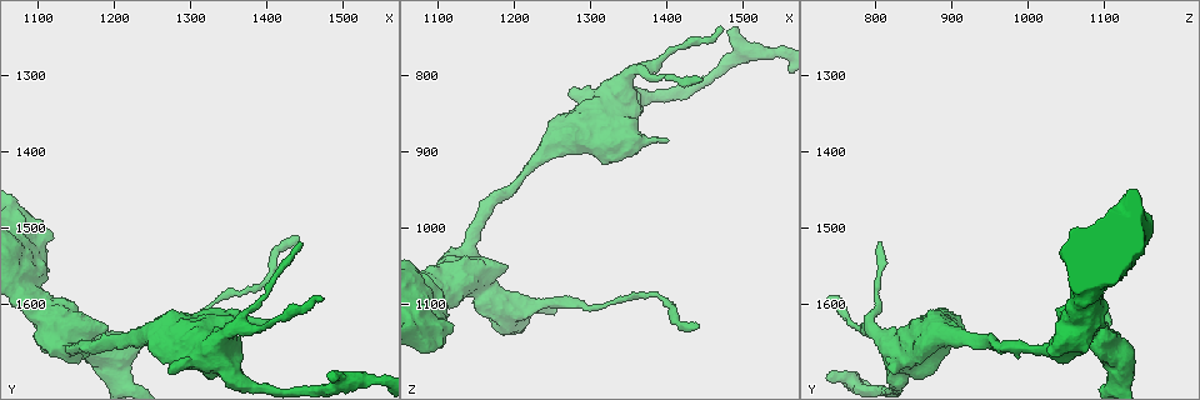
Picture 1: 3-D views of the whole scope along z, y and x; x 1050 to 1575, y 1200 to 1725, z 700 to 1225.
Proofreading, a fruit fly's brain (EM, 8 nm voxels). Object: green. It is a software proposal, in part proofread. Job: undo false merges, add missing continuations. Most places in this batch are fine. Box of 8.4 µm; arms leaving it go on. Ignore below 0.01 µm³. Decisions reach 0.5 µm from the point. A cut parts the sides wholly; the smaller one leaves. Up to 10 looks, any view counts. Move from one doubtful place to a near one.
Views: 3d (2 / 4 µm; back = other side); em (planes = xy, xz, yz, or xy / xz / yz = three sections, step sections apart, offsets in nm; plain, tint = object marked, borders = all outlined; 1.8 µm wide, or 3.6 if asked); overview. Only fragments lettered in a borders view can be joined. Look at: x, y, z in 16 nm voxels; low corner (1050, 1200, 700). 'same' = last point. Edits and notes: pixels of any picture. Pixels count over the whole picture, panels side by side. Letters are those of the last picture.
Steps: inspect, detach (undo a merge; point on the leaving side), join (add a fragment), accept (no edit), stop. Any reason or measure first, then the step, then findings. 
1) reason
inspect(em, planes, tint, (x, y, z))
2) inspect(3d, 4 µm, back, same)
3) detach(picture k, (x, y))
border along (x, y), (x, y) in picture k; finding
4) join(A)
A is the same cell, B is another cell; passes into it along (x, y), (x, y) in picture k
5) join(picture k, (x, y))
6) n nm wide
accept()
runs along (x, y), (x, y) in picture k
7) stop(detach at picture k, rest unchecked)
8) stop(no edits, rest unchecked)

stops while still wide
inspect(em, planes, tint, (1400, 1625, 885))

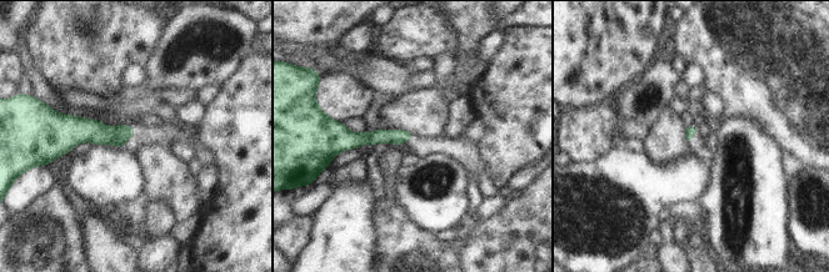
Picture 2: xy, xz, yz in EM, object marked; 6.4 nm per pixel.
what lies round it
inspect(em, planes, borders, same)

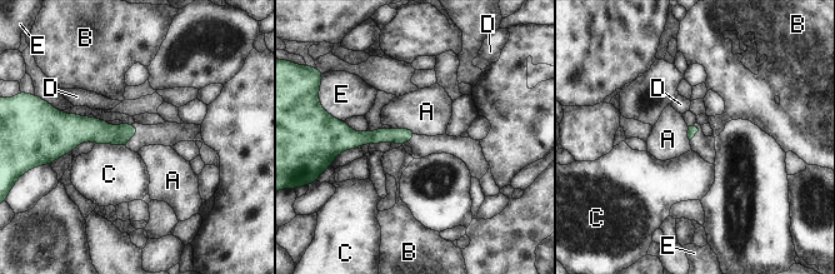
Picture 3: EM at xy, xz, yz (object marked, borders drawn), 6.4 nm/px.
C touches over 200 nm
accept()
A, B, C, D and E are other cells; border along (393, 128), (410, 128), (416, 133) in picture 3; none of them fits

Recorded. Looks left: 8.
an open end
inspect(3d, 2 µm, (1470, 1595, 735))

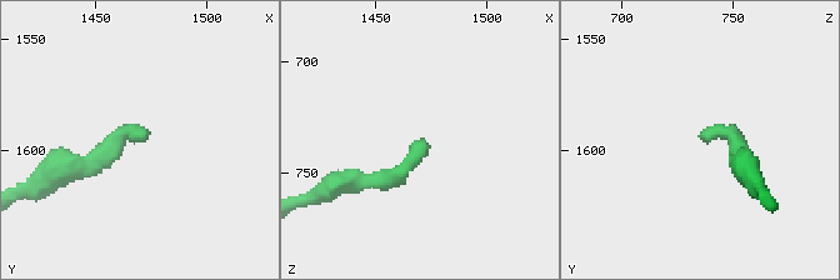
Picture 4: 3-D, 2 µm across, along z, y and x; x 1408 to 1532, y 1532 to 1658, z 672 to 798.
inspect(em, xy, step 16, tint, (1471, 1594, 735))

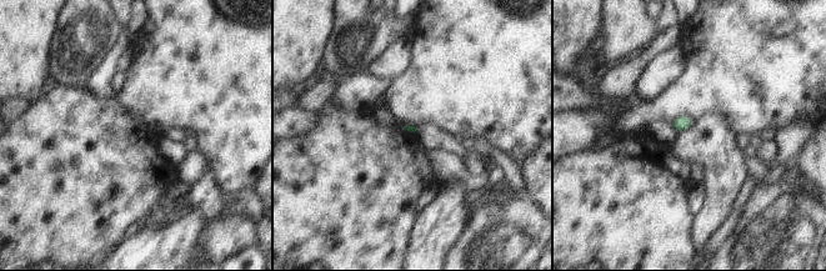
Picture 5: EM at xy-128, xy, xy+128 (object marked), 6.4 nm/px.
another direction
inspect(em, planes, borders, same)

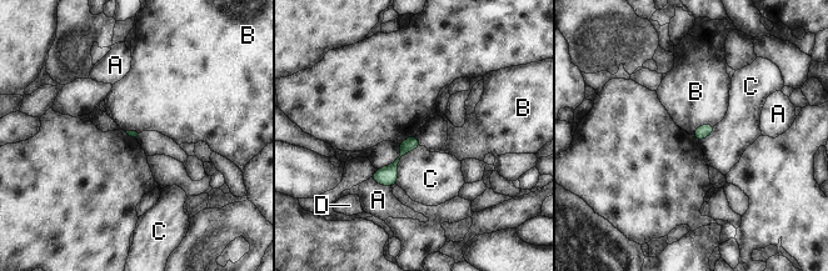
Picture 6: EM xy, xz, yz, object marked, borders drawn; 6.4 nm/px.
C touches over 300 nm
accept()
A, B, C and D are other cells; runs along (414, 140), (380, 181) in picture 6; none of them fits

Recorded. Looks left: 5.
inspect(3d, 2 µm, (1270, 1690, 820))

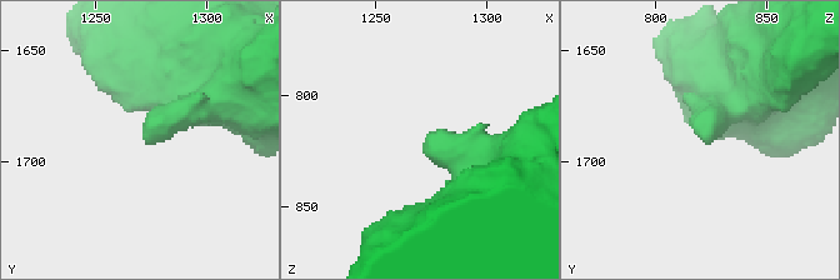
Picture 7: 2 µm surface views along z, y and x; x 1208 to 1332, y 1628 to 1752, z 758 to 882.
inspect(em, planes, borders, (1271, 1688, 821))

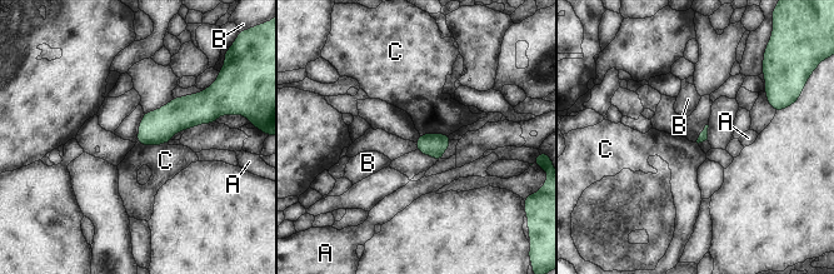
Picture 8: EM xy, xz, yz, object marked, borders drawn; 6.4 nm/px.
C touches over 200 nm
accept()
A, B and C are other cells; none of them fits

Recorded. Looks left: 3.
an open end
inspect(em, planes, borders, (1445, 1510, 1130))

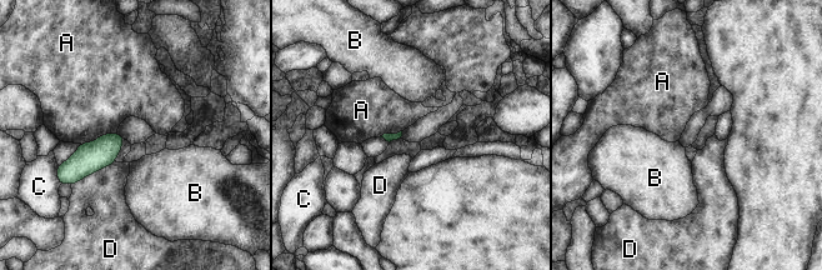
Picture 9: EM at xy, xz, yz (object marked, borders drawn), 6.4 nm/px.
D touches over 320 nm
accept()
A, B, C and D are other cells; border along (116, 133), (80, 144) in picture 9; none of them fits

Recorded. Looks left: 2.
stop(no edits, rest unchecked)

